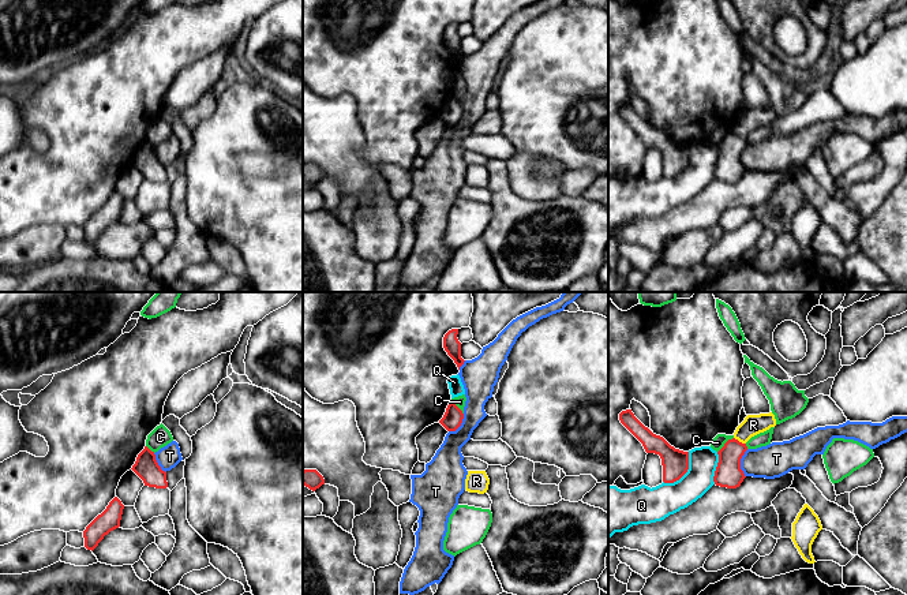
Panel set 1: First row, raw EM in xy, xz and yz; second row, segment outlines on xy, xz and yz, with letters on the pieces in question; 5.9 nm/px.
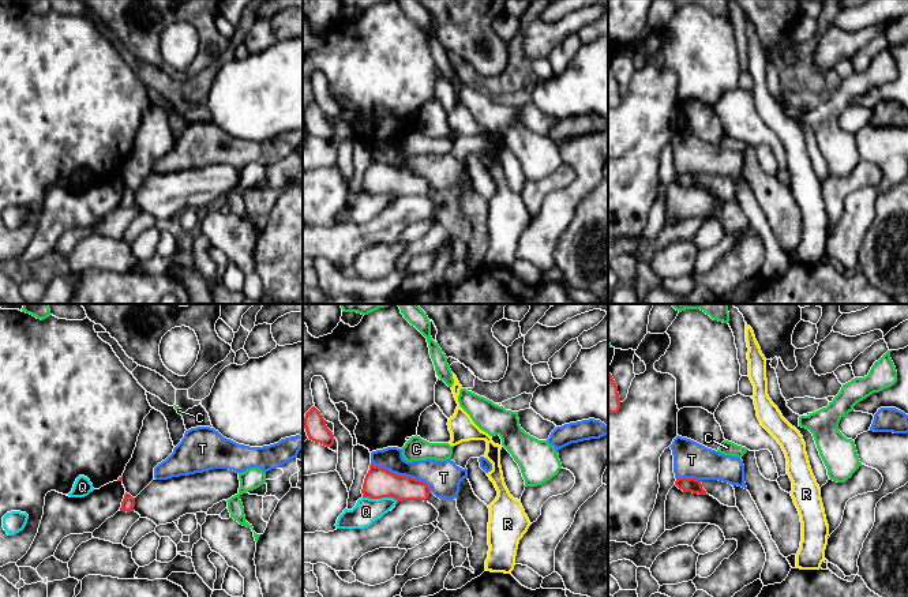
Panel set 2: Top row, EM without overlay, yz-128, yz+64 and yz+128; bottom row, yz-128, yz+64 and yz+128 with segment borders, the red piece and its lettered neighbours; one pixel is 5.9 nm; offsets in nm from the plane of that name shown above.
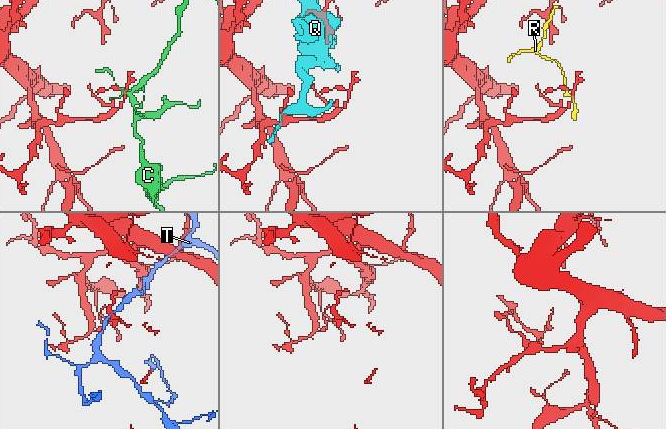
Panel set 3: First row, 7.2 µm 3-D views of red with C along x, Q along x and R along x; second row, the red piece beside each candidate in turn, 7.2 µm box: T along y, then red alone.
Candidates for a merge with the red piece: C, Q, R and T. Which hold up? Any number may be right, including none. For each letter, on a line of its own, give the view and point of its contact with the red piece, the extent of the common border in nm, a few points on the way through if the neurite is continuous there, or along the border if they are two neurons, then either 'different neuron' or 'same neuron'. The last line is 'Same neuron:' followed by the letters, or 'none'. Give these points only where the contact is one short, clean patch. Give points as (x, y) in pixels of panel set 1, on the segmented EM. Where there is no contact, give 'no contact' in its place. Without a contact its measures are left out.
C: yz (724, 444) | 130 nm | along yz (733, 437), (718, 452) | different neuron
Q: yz (685, 472) | 240 nm | different neuron
R: yz (738, 441) | 80 nm | along yz (734, 437), (745, 444) | different neuron
T: yz (739, 463) | 170 nm | different neuron
Same neuron: none

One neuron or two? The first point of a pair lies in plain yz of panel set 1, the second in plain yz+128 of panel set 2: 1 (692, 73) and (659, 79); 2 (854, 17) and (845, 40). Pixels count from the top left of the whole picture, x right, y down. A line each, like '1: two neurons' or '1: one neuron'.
1: two neurons
2: one neuron

